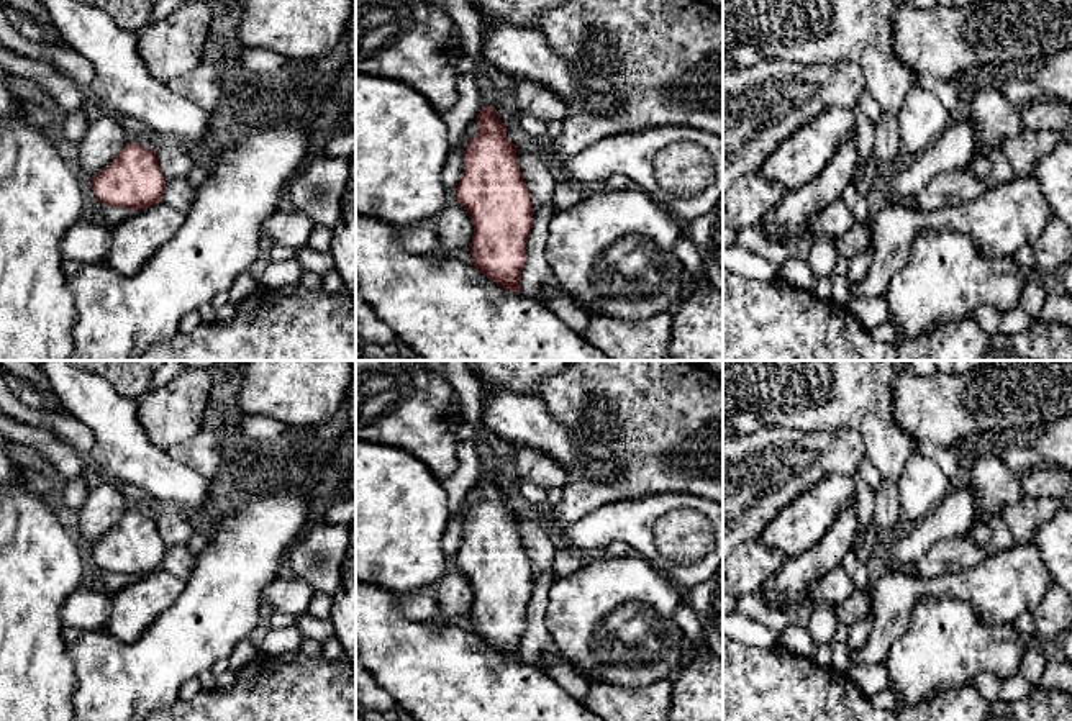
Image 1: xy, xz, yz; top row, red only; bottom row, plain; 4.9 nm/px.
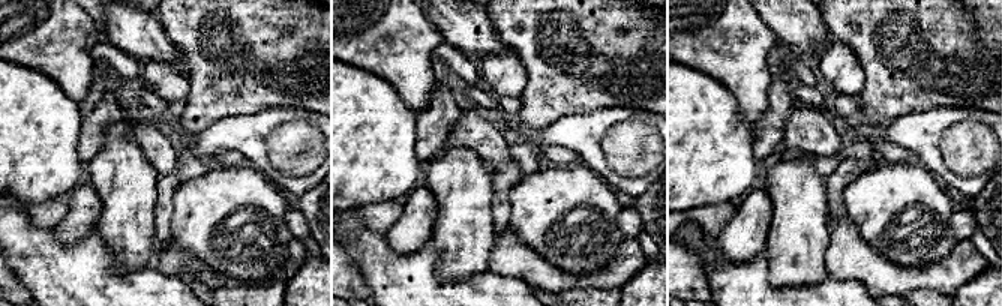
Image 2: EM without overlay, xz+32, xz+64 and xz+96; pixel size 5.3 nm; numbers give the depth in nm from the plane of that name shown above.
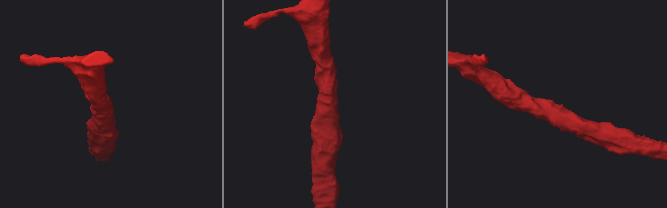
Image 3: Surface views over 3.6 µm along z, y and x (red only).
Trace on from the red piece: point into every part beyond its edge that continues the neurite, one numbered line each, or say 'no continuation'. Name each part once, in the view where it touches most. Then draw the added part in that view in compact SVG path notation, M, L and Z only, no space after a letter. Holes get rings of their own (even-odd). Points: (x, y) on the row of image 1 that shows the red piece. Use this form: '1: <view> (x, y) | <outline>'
no continuation

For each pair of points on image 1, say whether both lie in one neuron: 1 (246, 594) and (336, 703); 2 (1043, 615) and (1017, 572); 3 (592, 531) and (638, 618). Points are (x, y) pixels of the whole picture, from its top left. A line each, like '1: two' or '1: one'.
1: two
2: two
3: two

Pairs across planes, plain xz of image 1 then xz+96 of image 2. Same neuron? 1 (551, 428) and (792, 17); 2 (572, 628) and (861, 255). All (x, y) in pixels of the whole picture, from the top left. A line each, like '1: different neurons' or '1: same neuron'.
1: same neuron
2: different neurons

